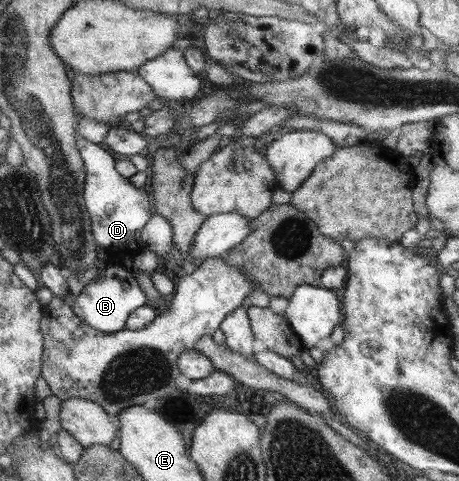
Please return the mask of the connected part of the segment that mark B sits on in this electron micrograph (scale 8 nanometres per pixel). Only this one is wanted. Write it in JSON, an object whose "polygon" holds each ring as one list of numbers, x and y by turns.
{"polygon":[[104,265,98,268,98,276,89,284,82,285,80,295,71,303,70,309,83,318,88,325,104,333,117,333,127,327,128,317,136,309,147,305,146,294,138,286,131,269]]}

